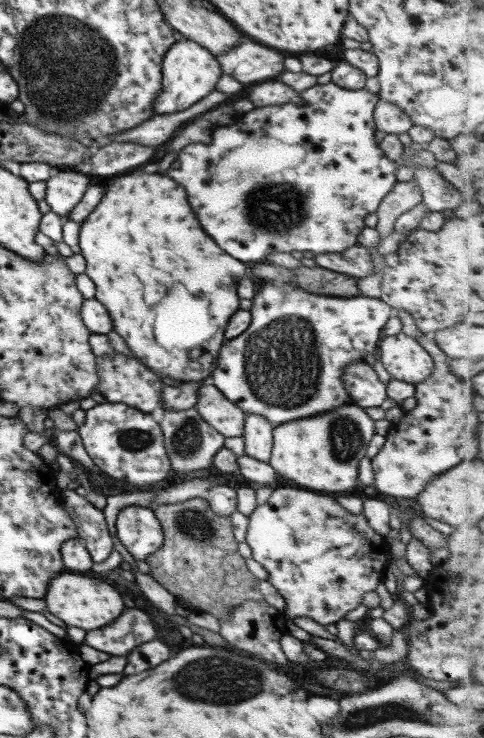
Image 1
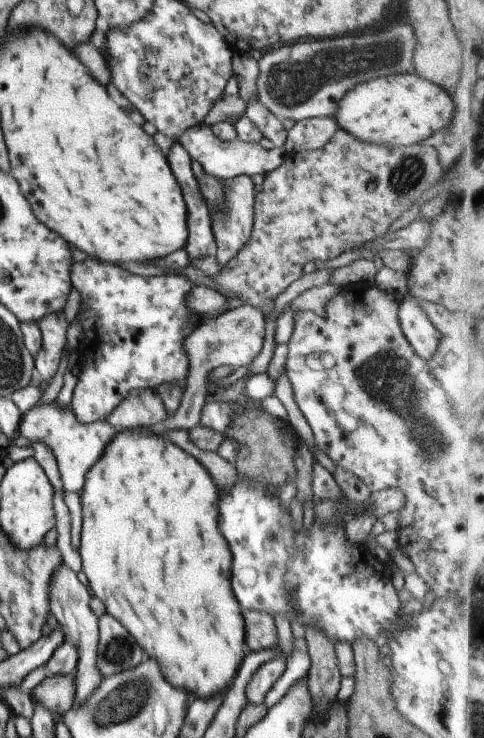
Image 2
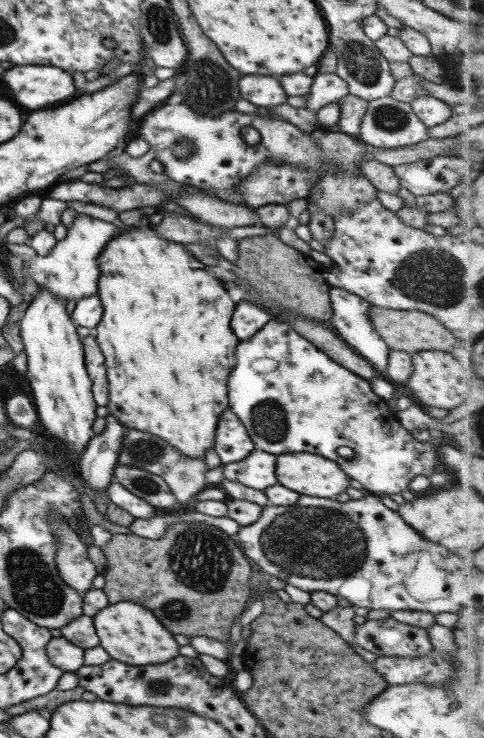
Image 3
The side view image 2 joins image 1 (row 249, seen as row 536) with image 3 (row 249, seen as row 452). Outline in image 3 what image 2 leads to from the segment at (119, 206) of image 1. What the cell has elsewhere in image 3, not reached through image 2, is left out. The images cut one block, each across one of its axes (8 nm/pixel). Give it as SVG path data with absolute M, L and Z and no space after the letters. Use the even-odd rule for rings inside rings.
M122 227L112 240L102 249L98 255L98 262L100 265L100 278L98 281L99 299L103 306L103 315L101 321L95 326L93 334L97 340L98 346L101 348L105 356L105 365L107 369L107 380L109 383L108 394L108 410L112 413L120 424L124 424L127 429L136 428L142 432L150 432L152 436L160 436L162 440L170 442L174 448L177 448L190 458L200 458L206 454L208 448L214 446L214 430L218 424L218 418L224 410L228 410L228 390L226 390L226 382L228 382L228 374L232 370L232 364L236 364L234 358L234 348L238 344L236 334L230 328L230 318L235 309L235 303L230 299L230 294L226 291L223 281L211 276L206 270L198 270L198 268L174 268L170 258L172 256L168 250L170 248L180 248L184 250L180 243L175 243L166 240L159 235L154 228L151 227Z

